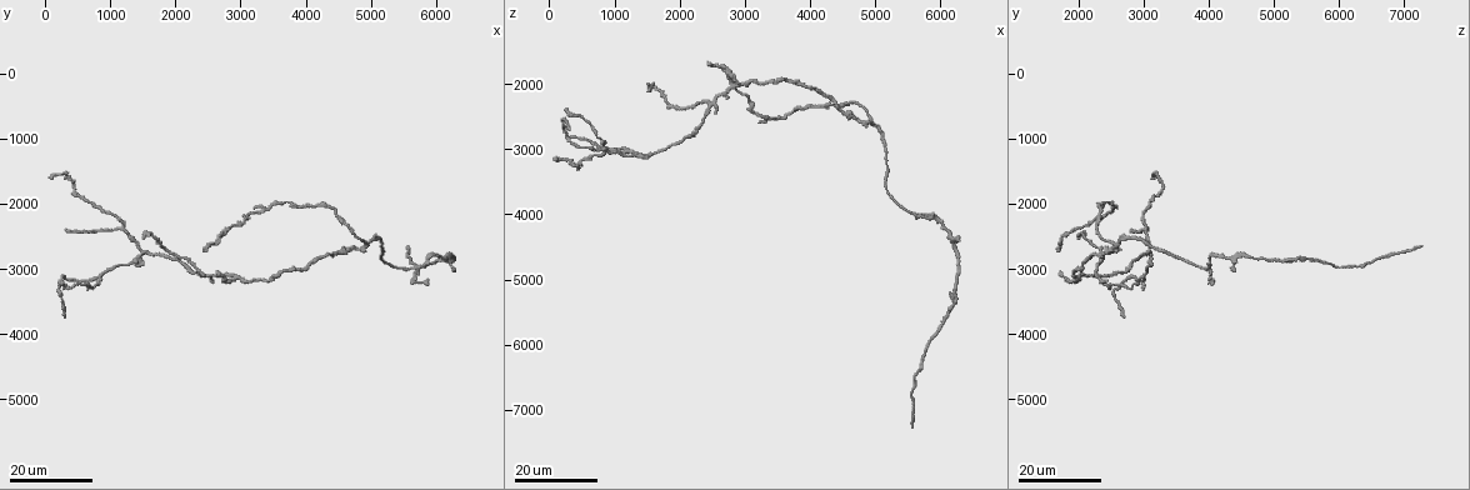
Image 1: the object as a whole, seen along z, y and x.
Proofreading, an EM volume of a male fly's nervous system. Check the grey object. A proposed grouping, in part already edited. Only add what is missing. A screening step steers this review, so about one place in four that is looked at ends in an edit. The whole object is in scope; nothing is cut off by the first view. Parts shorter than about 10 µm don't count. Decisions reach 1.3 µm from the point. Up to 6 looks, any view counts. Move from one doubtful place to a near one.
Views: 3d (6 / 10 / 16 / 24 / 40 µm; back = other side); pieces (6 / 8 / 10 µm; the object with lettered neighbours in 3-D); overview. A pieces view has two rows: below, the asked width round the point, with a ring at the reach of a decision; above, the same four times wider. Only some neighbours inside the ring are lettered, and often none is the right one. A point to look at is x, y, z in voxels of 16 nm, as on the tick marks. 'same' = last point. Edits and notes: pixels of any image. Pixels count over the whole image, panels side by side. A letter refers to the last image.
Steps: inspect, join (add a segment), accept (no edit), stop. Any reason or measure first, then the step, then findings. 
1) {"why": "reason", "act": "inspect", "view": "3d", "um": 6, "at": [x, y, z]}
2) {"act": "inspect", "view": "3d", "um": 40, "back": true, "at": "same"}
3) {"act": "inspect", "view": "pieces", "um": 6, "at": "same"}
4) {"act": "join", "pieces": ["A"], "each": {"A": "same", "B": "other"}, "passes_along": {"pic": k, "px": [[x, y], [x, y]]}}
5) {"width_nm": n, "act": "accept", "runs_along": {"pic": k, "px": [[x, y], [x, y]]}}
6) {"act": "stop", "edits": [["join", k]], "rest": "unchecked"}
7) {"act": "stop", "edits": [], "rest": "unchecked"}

{"why": "branch stops here", "act": "inspect", "view": "3d", "um": 16, "at": [1500, 2550, 2000]}

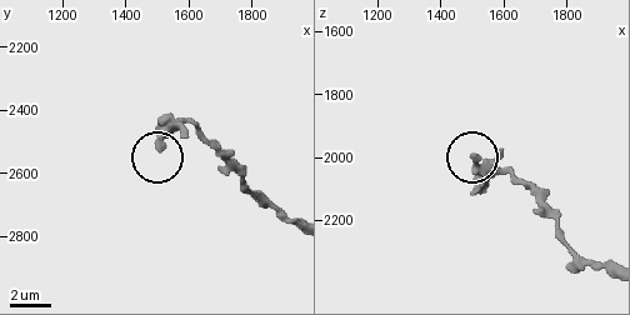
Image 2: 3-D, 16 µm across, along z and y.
{"why": "what lies round it", "act": "inspect", "view": "pieces", "um": 8, "at": [1510, 2520, 2000]}

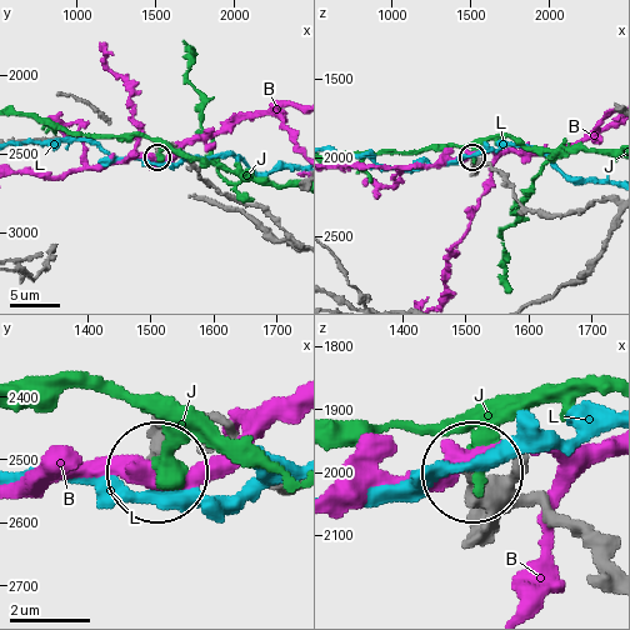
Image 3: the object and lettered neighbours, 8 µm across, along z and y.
{"act": "accept", "each": {"B": "other", "J": "other", "L": "other"}, "runs_along": {"pic": 3, "px": [[609, 200], [580, 210], [534, 213], [501, 175], [473, 158]]}, "found": "none of them fits"}

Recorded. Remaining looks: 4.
{"why": "free end", "act": "inspect", "view": "3d", "um": 24, "at": [2550, 3150, 2450]}

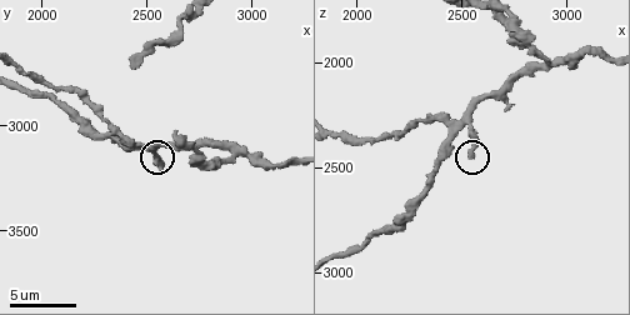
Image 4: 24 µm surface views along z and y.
{"act": "inspect", "view": "pieces", "um": 8, "at": "same"}

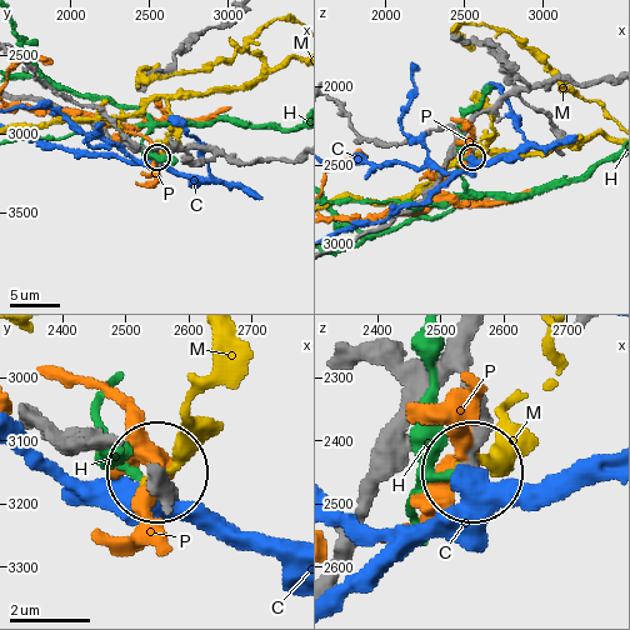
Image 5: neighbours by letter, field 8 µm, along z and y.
{"act": "accept", "each": {"C": "other", "H": "other", "M": "other", "P": "other"}, "runs_along": {"pic": 5, "px": [[473, 341], [469, 469]]}, "found": "none of them fits"}

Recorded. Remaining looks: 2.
{"why": "branch stops here", "act": "inspect", "view": "3d", "um": 24, "at": [5550, 2650, 7250]}

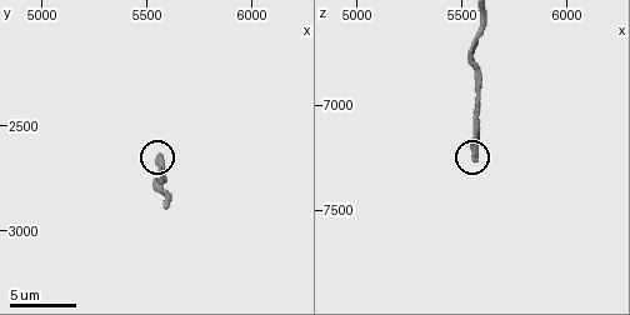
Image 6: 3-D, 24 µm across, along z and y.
{"act": "inspect", "view": "pieces", "um": 10, "at": "same"}

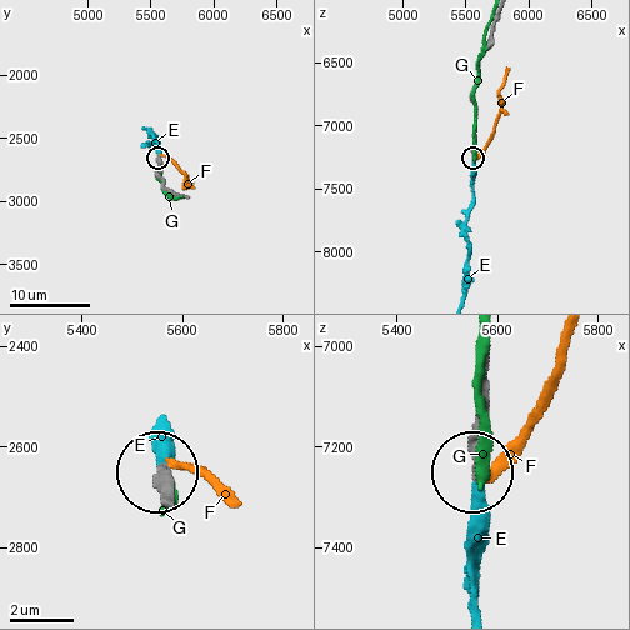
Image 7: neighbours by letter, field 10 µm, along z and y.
{"act": "join", "pieces": ["E"], "each": {"E": "same", "F": "other", "G": "other"}, "passes_along": {"pic": 7, "px": [[475, 138], [466, 278]]}, "found": "it goes on there"}

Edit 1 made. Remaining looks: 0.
{"act": "stop", "edits": [["join", 7]], "rest": "unchecked"}

